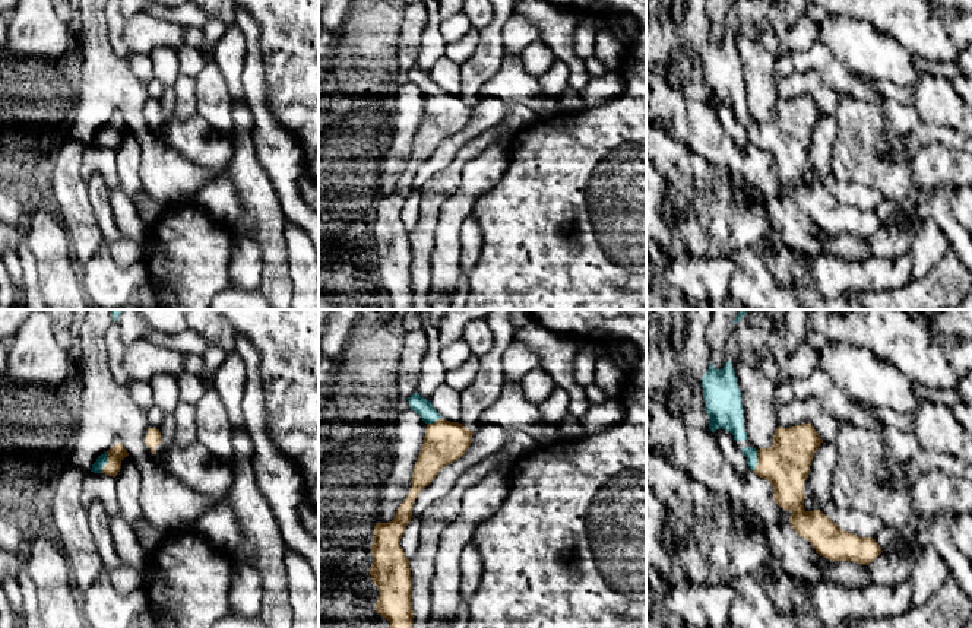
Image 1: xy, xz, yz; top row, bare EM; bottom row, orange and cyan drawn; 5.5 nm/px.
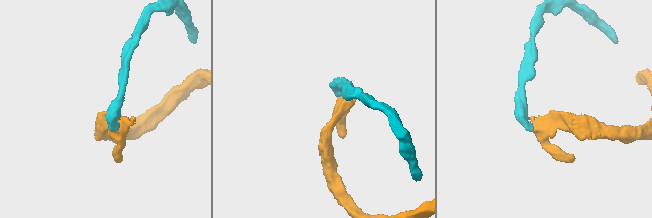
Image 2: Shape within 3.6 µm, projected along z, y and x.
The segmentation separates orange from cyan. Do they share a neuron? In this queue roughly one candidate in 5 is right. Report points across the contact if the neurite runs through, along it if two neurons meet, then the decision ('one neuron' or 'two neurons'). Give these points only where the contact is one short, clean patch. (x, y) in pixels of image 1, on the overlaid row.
across xy (116, 453), (107, 462), (97, 468) | one neuron

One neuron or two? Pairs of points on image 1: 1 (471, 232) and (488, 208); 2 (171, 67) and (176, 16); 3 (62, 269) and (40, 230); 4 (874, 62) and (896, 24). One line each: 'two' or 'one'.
1: two
2: two
3: one
4: two

